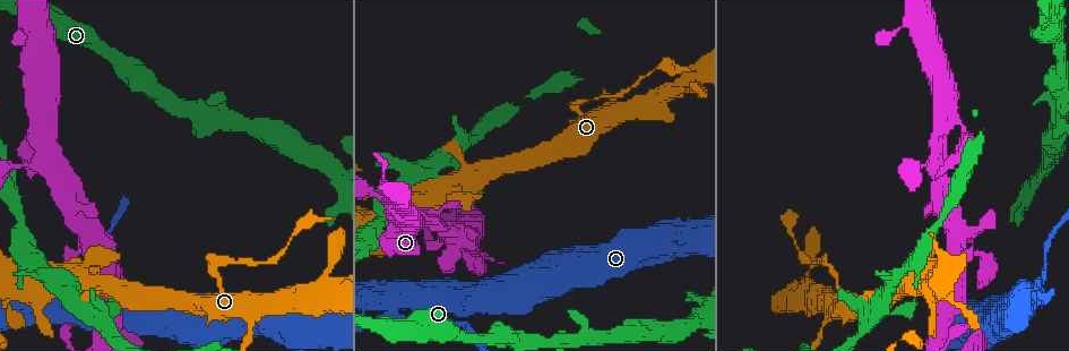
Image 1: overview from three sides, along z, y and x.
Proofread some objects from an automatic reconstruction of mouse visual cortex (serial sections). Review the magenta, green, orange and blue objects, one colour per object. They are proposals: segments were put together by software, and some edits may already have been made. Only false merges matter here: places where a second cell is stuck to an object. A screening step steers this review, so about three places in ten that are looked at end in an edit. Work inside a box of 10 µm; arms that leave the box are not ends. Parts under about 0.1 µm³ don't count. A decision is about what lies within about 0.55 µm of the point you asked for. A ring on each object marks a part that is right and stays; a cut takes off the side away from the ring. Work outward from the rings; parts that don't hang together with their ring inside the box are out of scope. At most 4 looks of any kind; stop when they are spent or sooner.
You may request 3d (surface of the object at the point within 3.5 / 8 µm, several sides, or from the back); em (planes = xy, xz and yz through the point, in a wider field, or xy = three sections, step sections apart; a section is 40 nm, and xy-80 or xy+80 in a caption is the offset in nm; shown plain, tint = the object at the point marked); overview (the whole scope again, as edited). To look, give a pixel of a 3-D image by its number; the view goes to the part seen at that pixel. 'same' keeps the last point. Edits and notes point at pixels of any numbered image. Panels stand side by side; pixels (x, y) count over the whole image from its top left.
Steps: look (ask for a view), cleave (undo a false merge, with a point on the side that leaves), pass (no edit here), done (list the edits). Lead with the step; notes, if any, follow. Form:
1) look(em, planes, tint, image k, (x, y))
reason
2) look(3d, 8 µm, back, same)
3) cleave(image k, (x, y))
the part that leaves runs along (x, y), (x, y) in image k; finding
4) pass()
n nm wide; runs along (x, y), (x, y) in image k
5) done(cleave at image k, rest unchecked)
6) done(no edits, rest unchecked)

look(3d, 3.5 µm, image 1, (423, 308))
thick turns thin

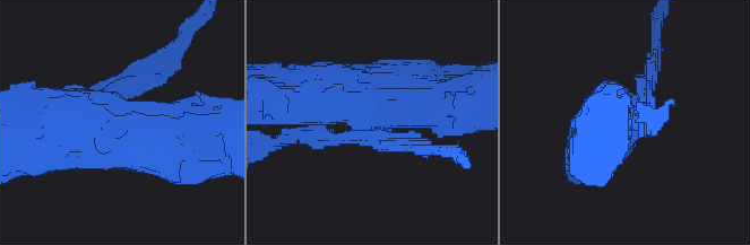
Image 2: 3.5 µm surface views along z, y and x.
look(em, planes, tint, image 2, (368, 121))
shape alone is not enough

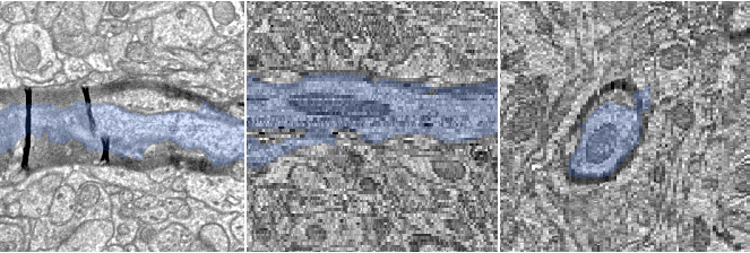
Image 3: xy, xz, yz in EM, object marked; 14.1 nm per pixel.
pass()
650 nm wide; runs along (454, 102), (300, 93) in image 2; continuous, no second cell

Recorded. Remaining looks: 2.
look(3d, 3.5 µm, image 1, (82, 282))
sharp bend

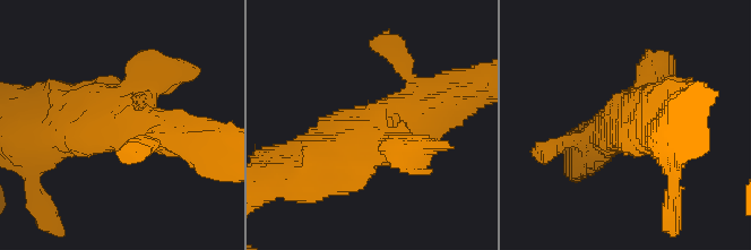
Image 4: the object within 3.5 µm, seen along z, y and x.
look(em, xy, step 5, tint, image 4, (371, 137))

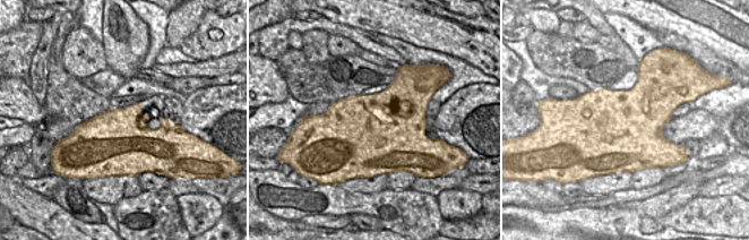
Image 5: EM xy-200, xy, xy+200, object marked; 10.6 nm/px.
pass()
runs along (437, 104), (301, 162) in image 4; all the same cell

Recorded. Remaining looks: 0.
done(no edits, rest unchecked)

